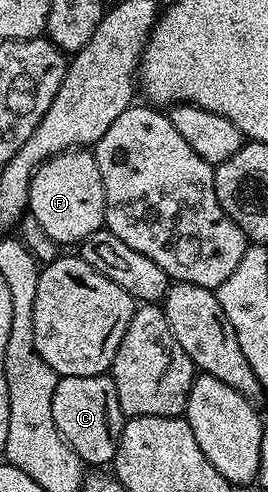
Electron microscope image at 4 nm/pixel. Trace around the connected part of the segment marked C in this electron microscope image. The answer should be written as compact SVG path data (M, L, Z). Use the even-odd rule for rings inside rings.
M73 375L60 377L53 391L53 423L88 466L107 467L117 455L124 423L115 381L109 375Z

